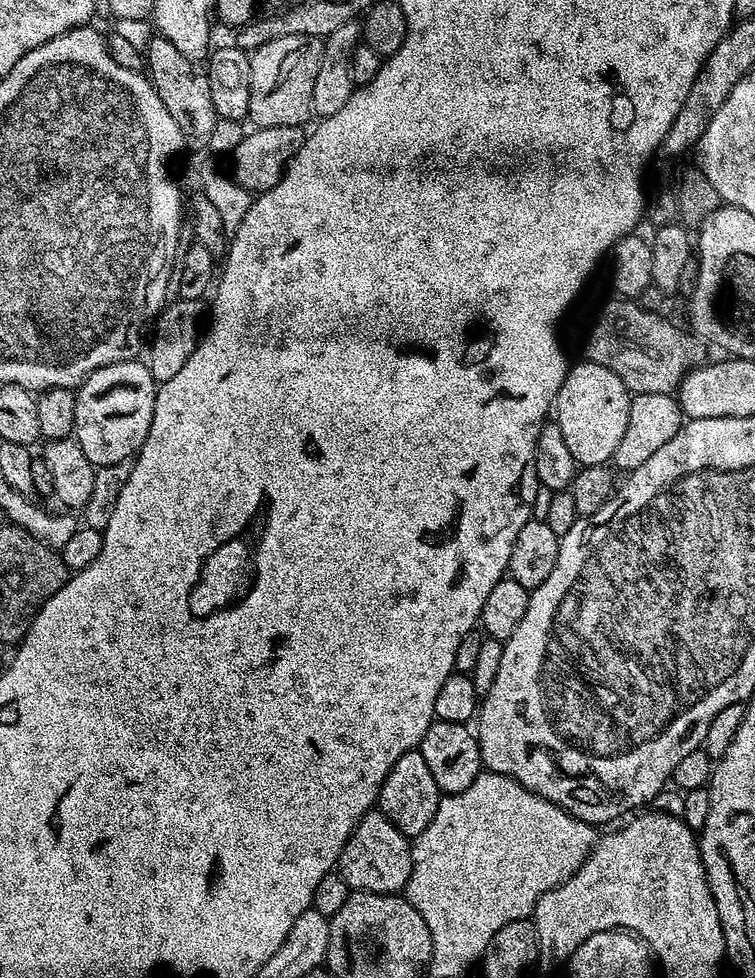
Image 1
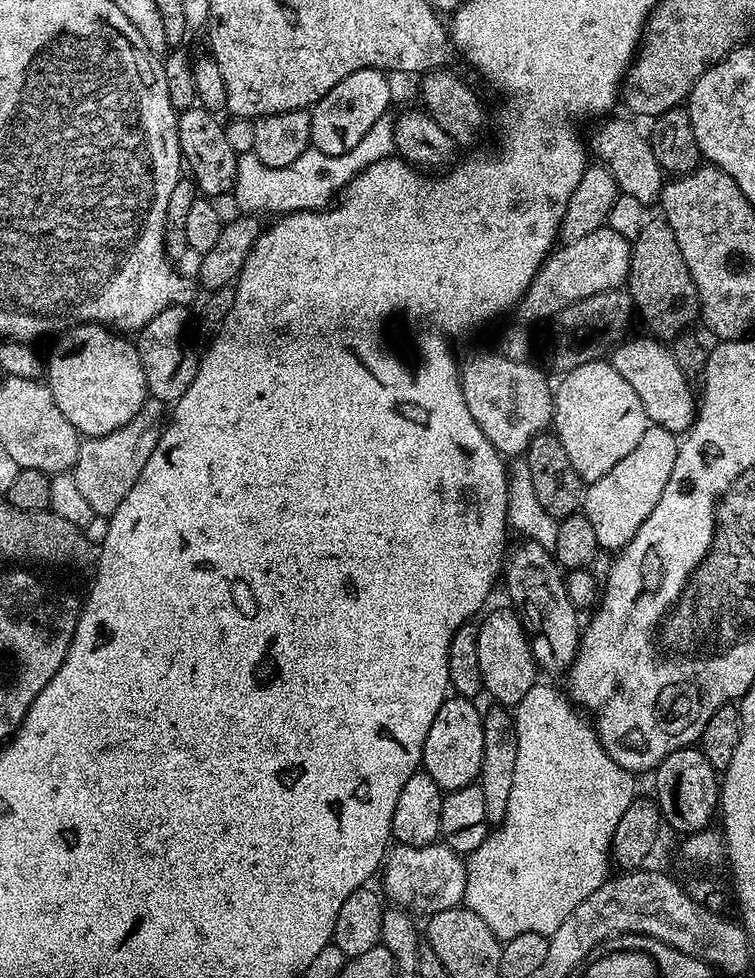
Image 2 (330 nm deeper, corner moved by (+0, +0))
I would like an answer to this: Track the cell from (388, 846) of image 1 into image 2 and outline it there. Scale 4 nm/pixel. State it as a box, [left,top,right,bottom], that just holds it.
[382,842,467,917]

